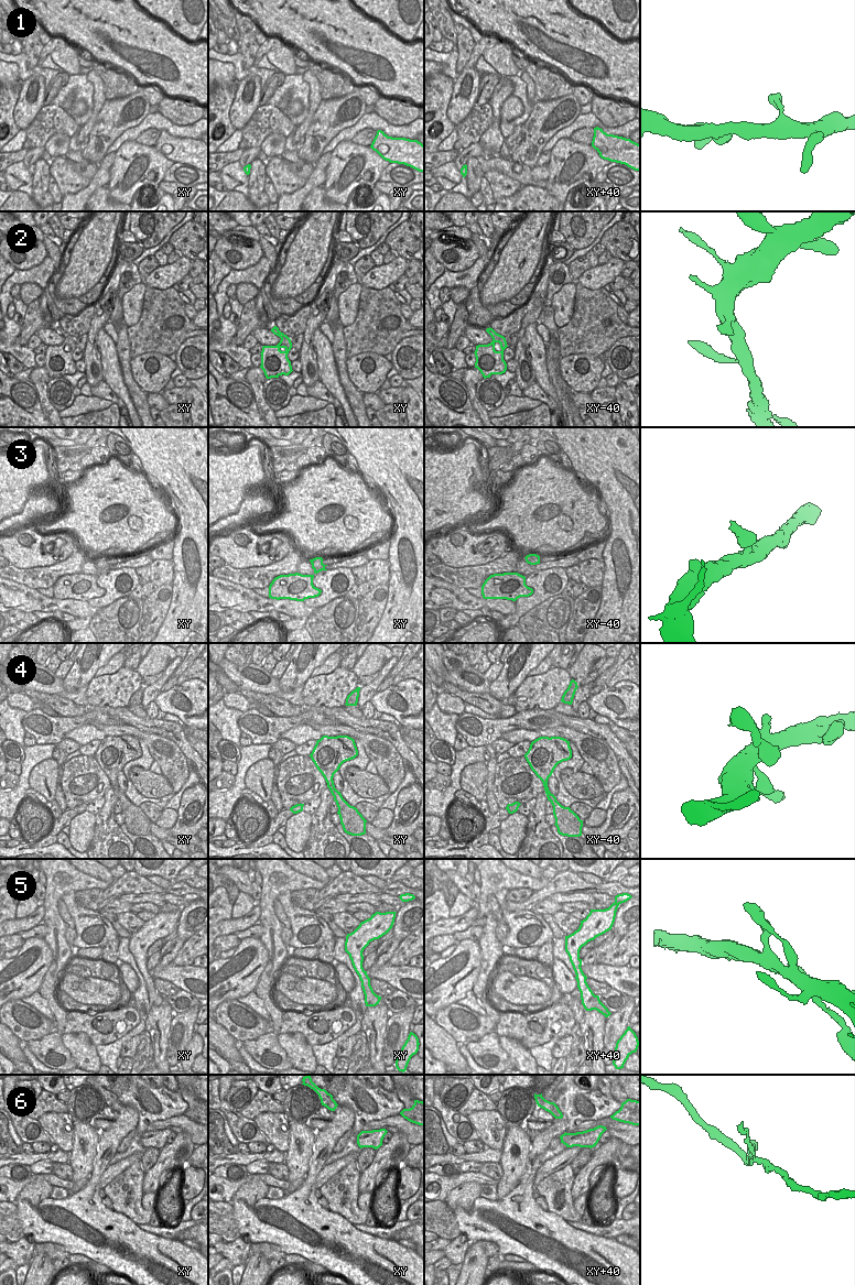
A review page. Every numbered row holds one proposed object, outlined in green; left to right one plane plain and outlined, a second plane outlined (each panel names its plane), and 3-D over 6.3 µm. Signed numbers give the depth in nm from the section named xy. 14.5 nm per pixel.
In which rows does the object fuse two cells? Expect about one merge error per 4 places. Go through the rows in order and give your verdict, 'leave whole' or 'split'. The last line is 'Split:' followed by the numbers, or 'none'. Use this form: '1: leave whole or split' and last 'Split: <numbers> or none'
1: leave whole
2: leave whole
3: leave whole
4: leave whole
5: leave whole
6: split
Split: 6

